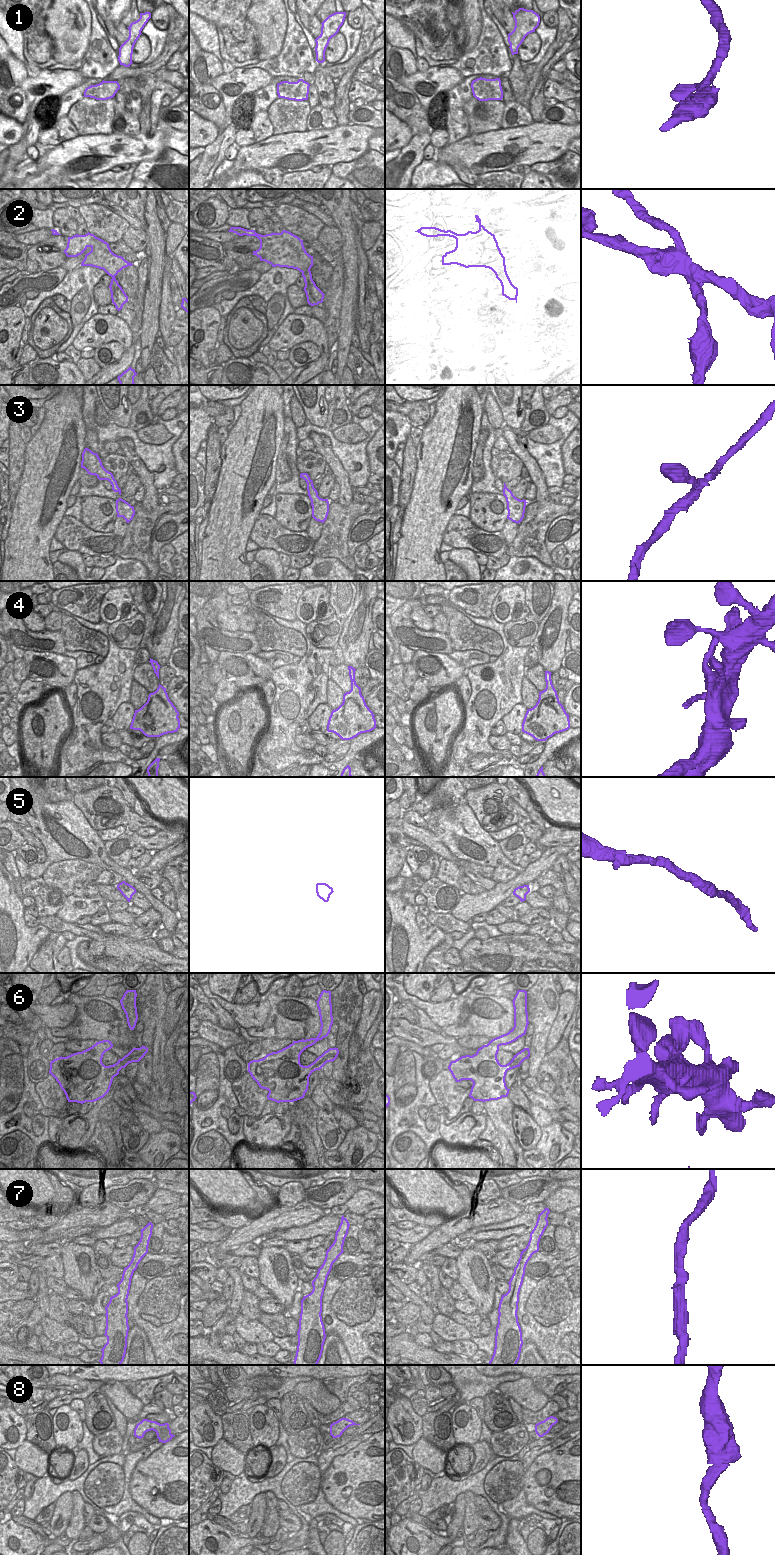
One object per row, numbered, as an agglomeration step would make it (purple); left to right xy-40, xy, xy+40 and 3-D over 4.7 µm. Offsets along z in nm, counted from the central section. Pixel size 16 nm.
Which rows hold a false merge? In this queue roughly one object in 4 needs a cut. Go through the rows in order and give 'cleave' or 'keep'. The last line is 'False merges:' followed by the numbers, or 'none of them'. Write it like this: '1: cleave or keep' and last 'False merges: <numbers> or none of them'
1: keep
2: cleave
3: keep
4: keep
5: keep
6: keep
7: keep
8: keep
False merges: 2

